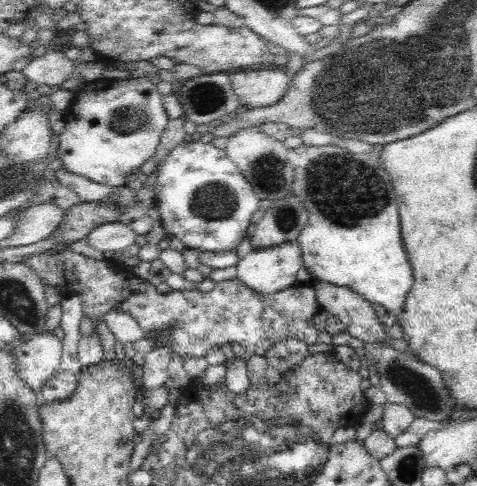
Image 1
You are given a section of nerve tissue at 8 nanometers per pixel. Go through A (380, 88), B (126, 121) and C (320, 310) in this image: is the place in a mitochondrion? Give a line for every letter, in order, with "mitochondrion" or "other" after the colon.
A: mitochondrion
B: mitochondrion
C: other

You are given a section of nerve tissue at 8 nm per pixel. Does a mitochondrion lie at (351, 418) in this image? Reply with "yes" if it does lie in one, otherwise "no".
no

